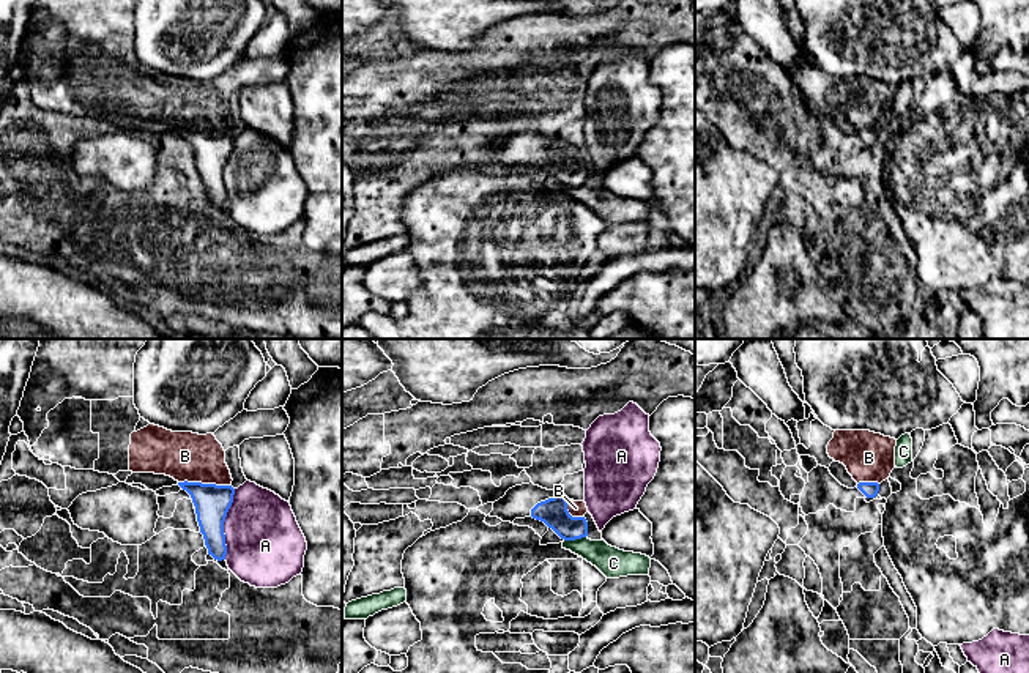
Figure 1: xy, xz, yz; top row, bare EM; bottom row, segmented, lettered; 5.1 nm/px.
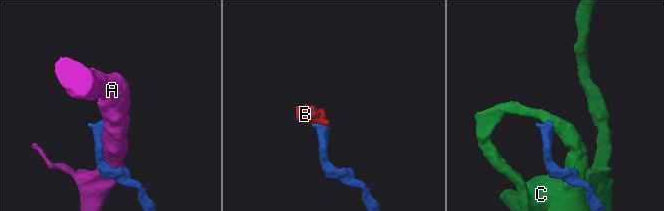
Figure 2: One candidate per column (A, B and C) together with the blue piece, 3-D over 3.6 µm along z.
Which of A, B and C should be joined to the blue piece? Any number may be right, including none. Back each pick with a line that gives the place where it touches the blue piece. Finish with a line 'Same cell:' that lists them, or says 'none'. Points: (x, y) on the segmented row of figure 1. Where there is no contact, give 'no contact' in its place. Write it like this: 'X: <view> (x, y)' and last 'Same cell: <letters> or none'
B: xy (205, 484)
Same cell: B

